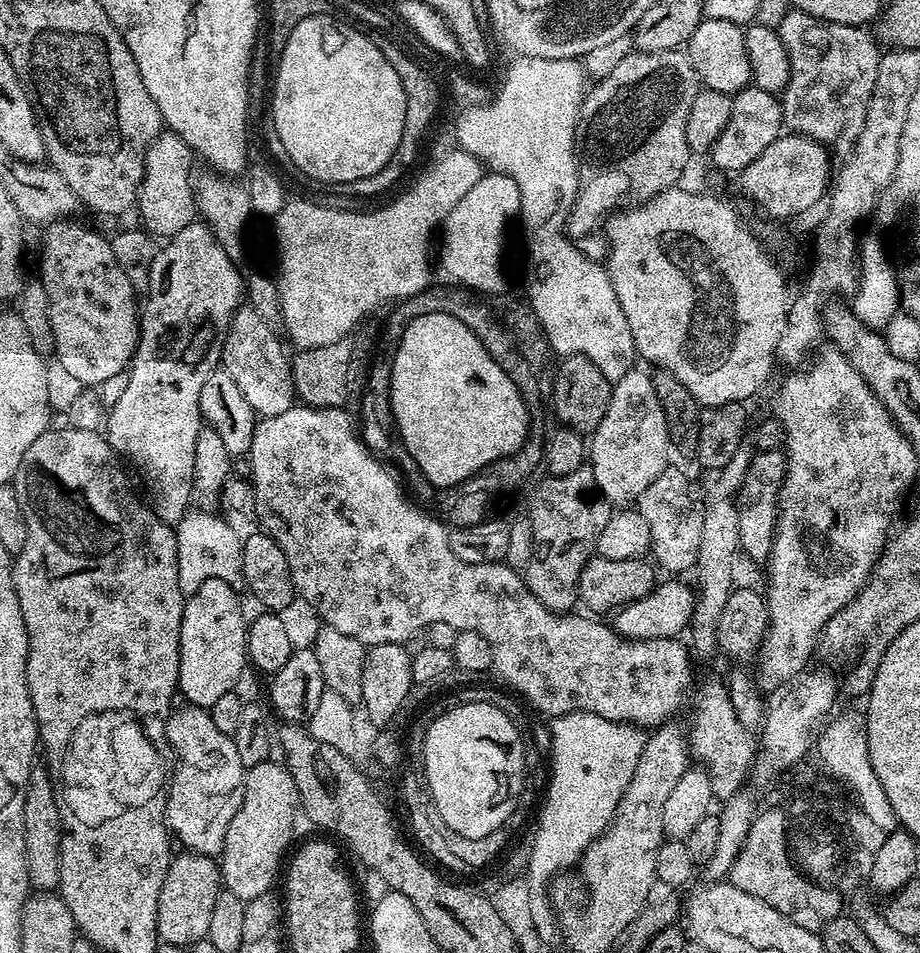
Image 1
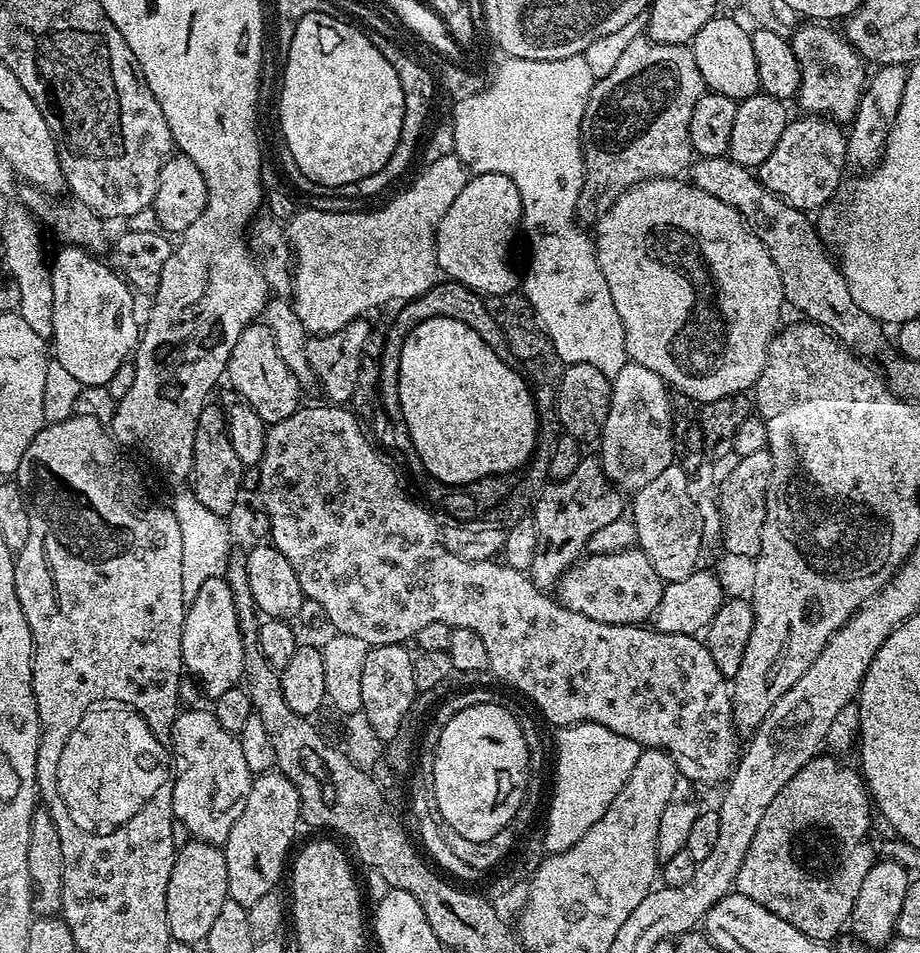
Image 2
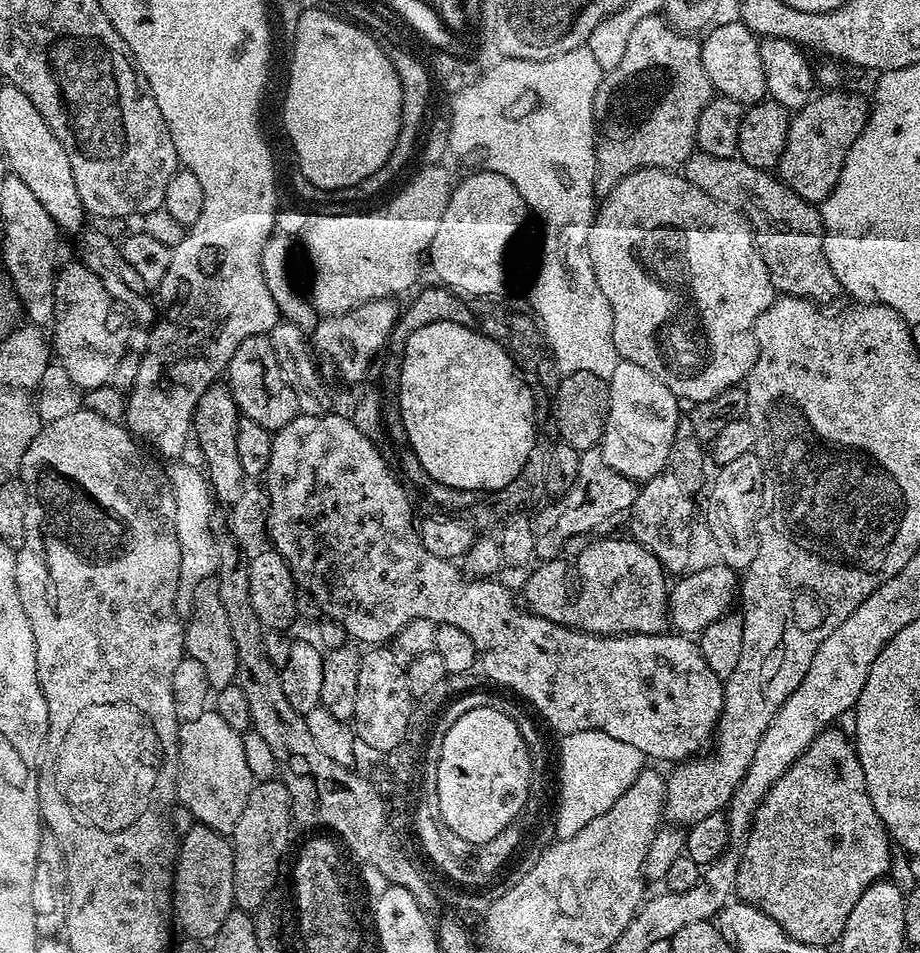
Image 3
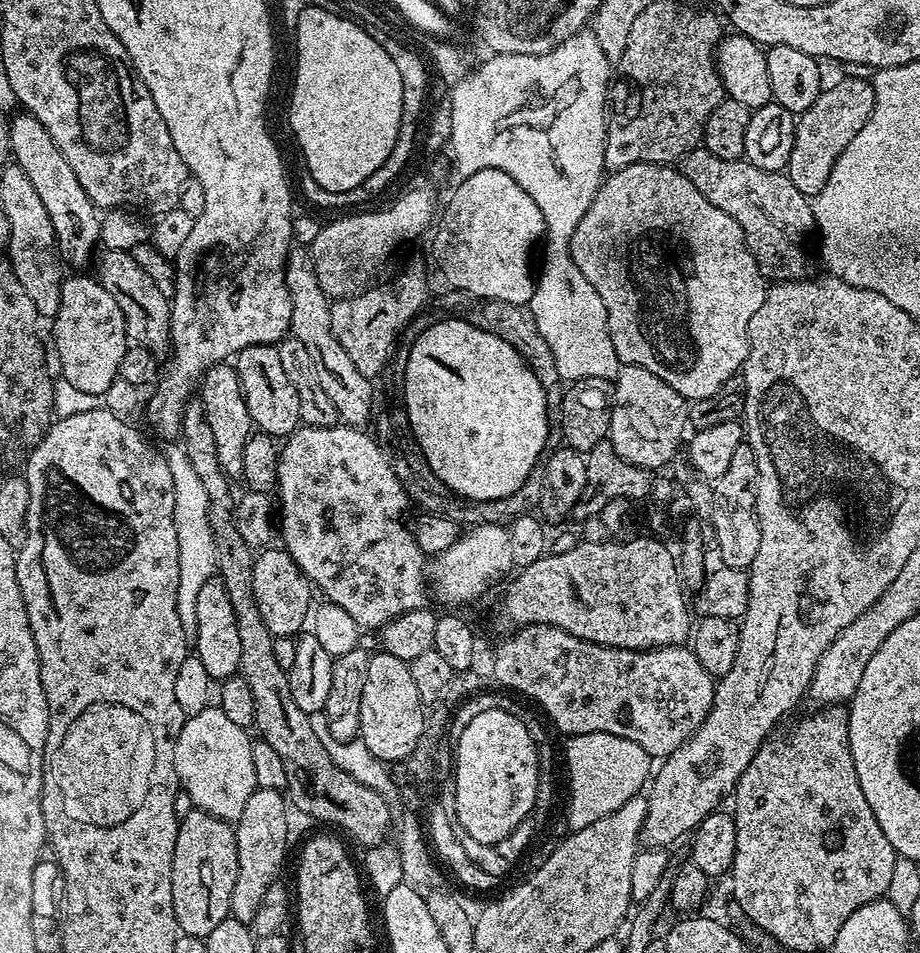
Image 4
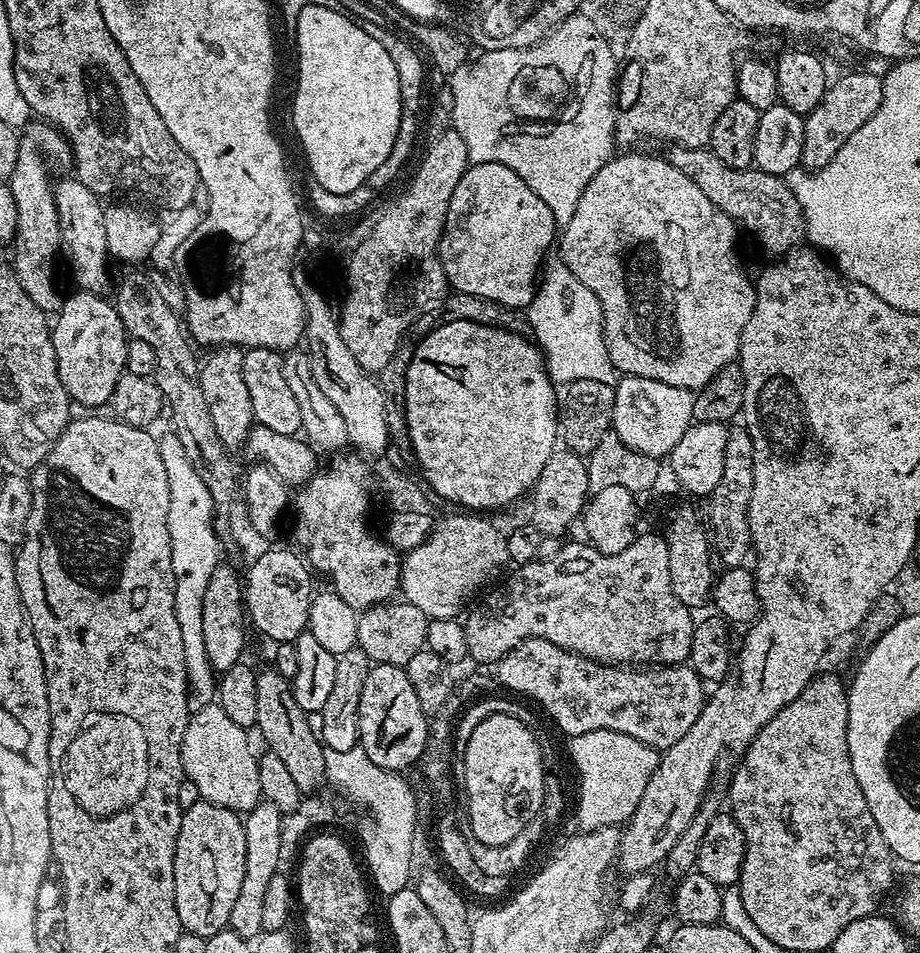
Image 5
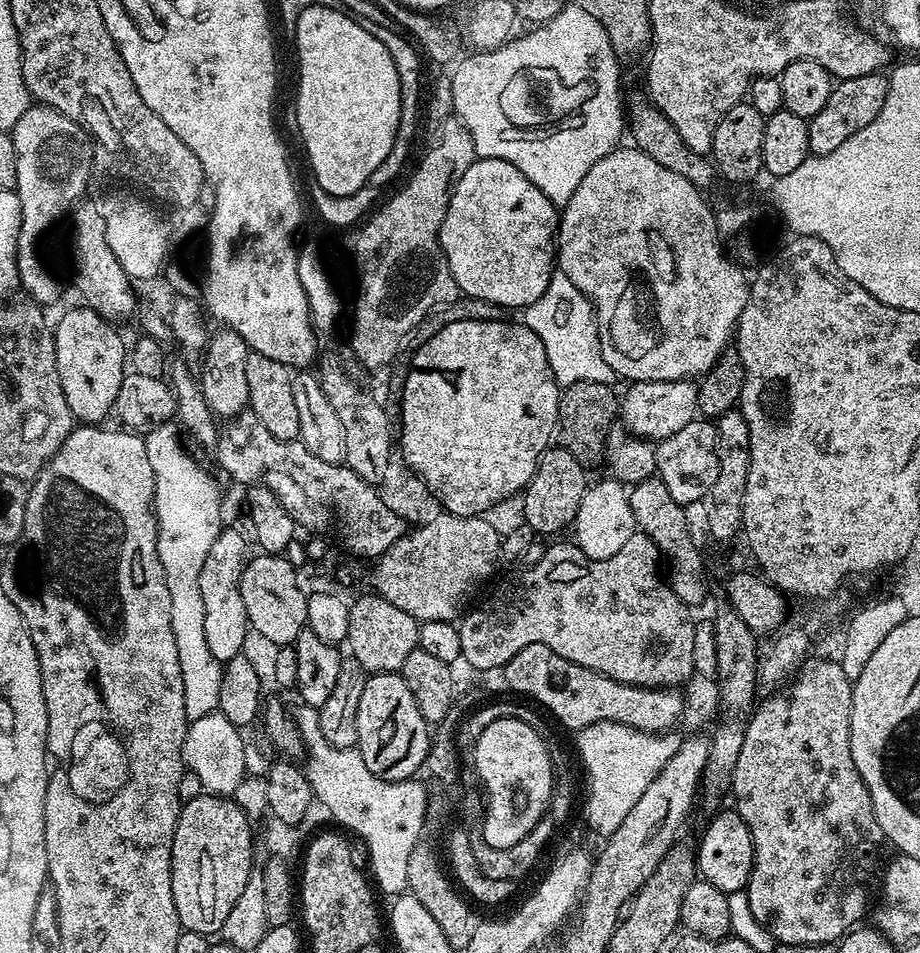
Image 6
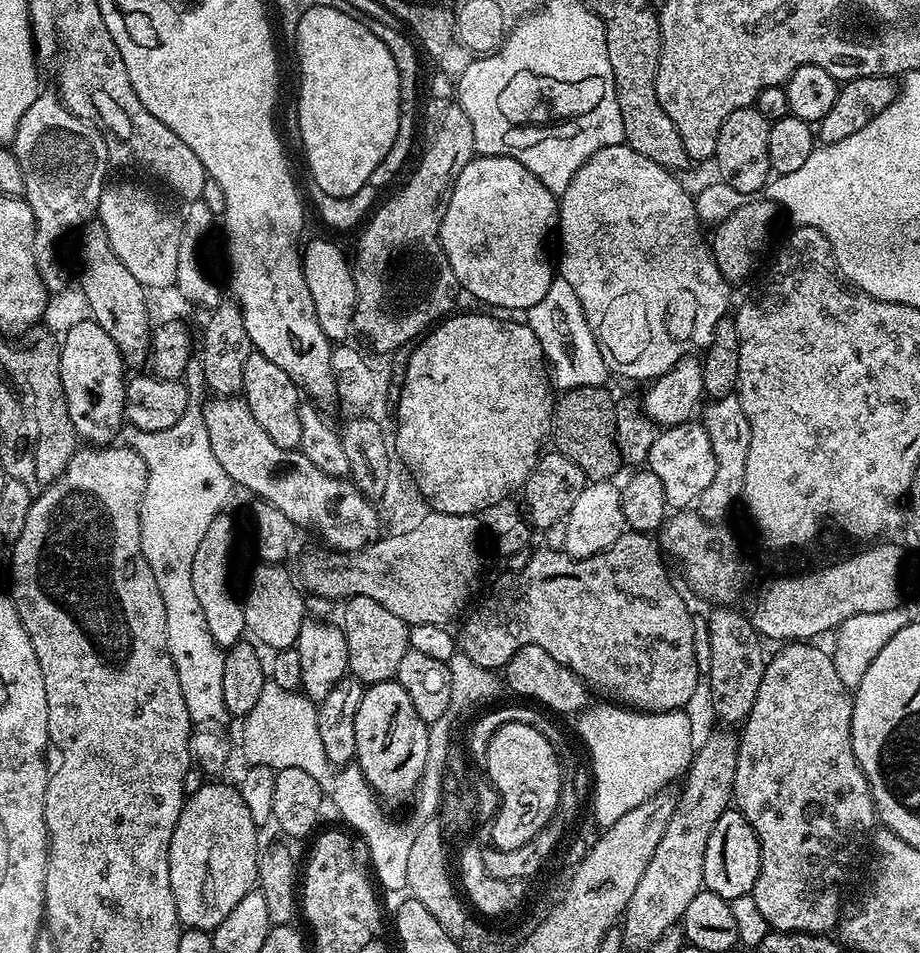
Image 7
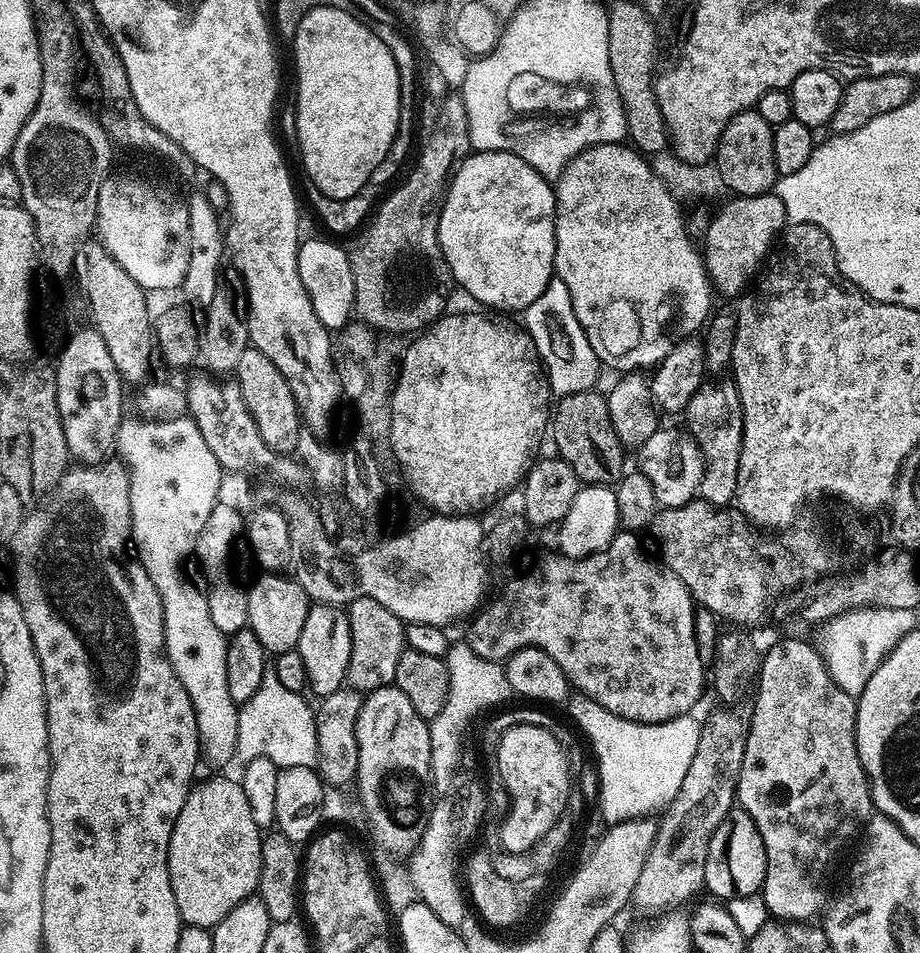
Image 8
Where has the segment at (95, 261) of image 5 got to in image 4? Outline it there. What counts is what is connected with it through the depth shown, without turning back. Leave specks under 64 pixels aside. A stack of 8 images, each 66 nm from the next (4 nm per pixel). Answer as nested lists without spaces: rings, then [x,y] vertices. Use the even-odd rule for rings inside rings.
[[[27,114],[19,115],[13,115],[10,120],[11,159],[15,167],[23,170],[30,178],[34,192],[38,194],[38,198],[42,198],[42,206],[46,206],[46,214],[50,214],[50,226],[54,226],[56,251],[64,258],[88,255],[91,257],[100,244],[101,213],[96,203],[92,201],[90,194],[86,194],[86,190],[82,190],[82,182],[78,182],[74,170],[70,170],[70,162],[66,162],[62,150],[58,150],[54,138],[50,138],[46,126],[42,126],[38,118]]]

